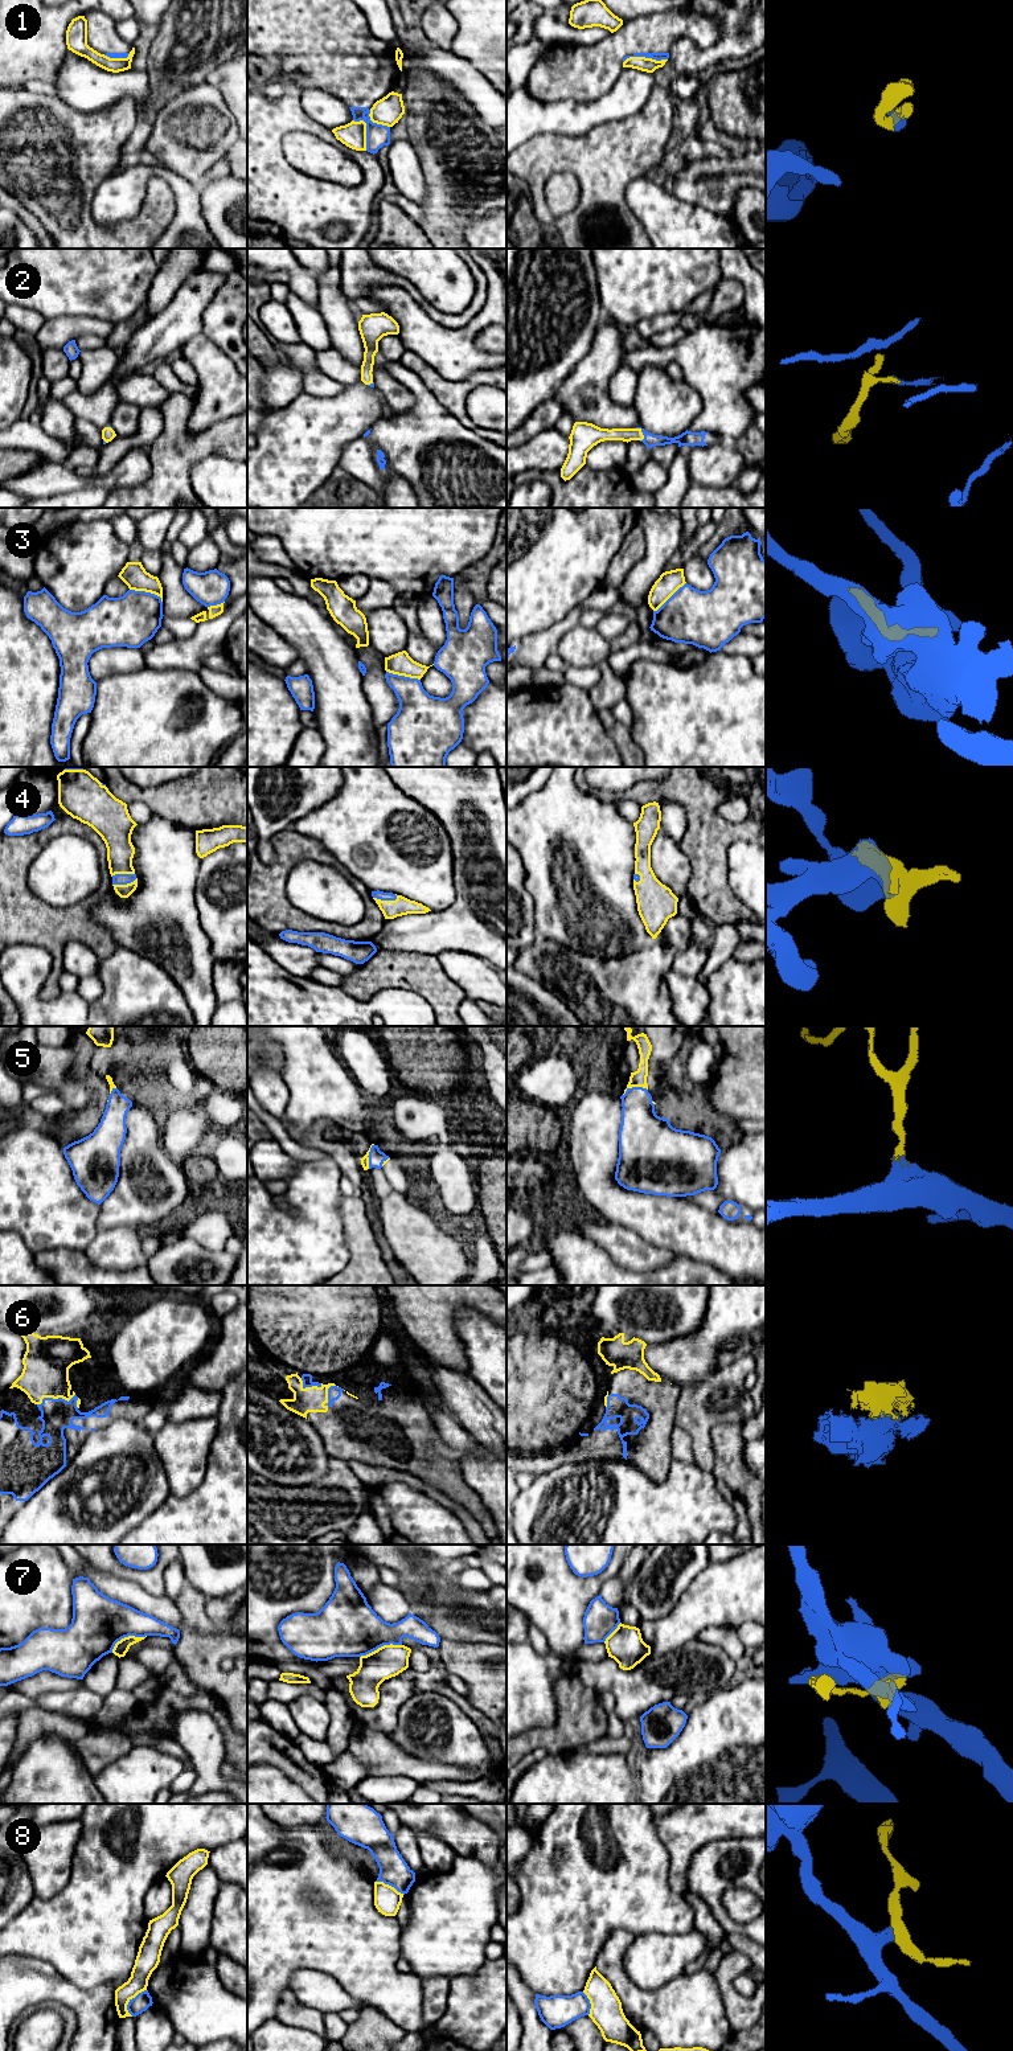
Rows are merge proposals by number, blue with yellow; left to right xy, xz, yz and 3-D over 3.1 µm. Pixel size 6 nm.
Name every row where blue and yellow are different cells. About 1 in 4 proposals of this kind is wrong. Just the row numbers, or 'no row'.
1, 8

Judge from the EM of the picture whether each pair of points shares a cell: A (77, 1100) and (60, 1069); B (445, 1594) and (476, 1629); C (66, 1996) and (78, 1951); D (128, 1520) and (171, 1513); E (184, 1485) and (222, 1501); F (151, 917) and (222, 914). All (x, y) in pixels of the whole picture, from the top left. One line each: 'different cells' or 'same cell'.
A: same cell
B: same cell
C: different cells
D: different cells
E: different cells
F: different cells

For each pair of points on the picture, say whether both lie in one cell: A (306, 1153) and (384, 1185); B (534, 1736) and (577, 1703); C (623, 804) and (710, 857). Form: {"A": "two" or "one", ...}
{"A": "two", "B": "one", "C": "two"}

